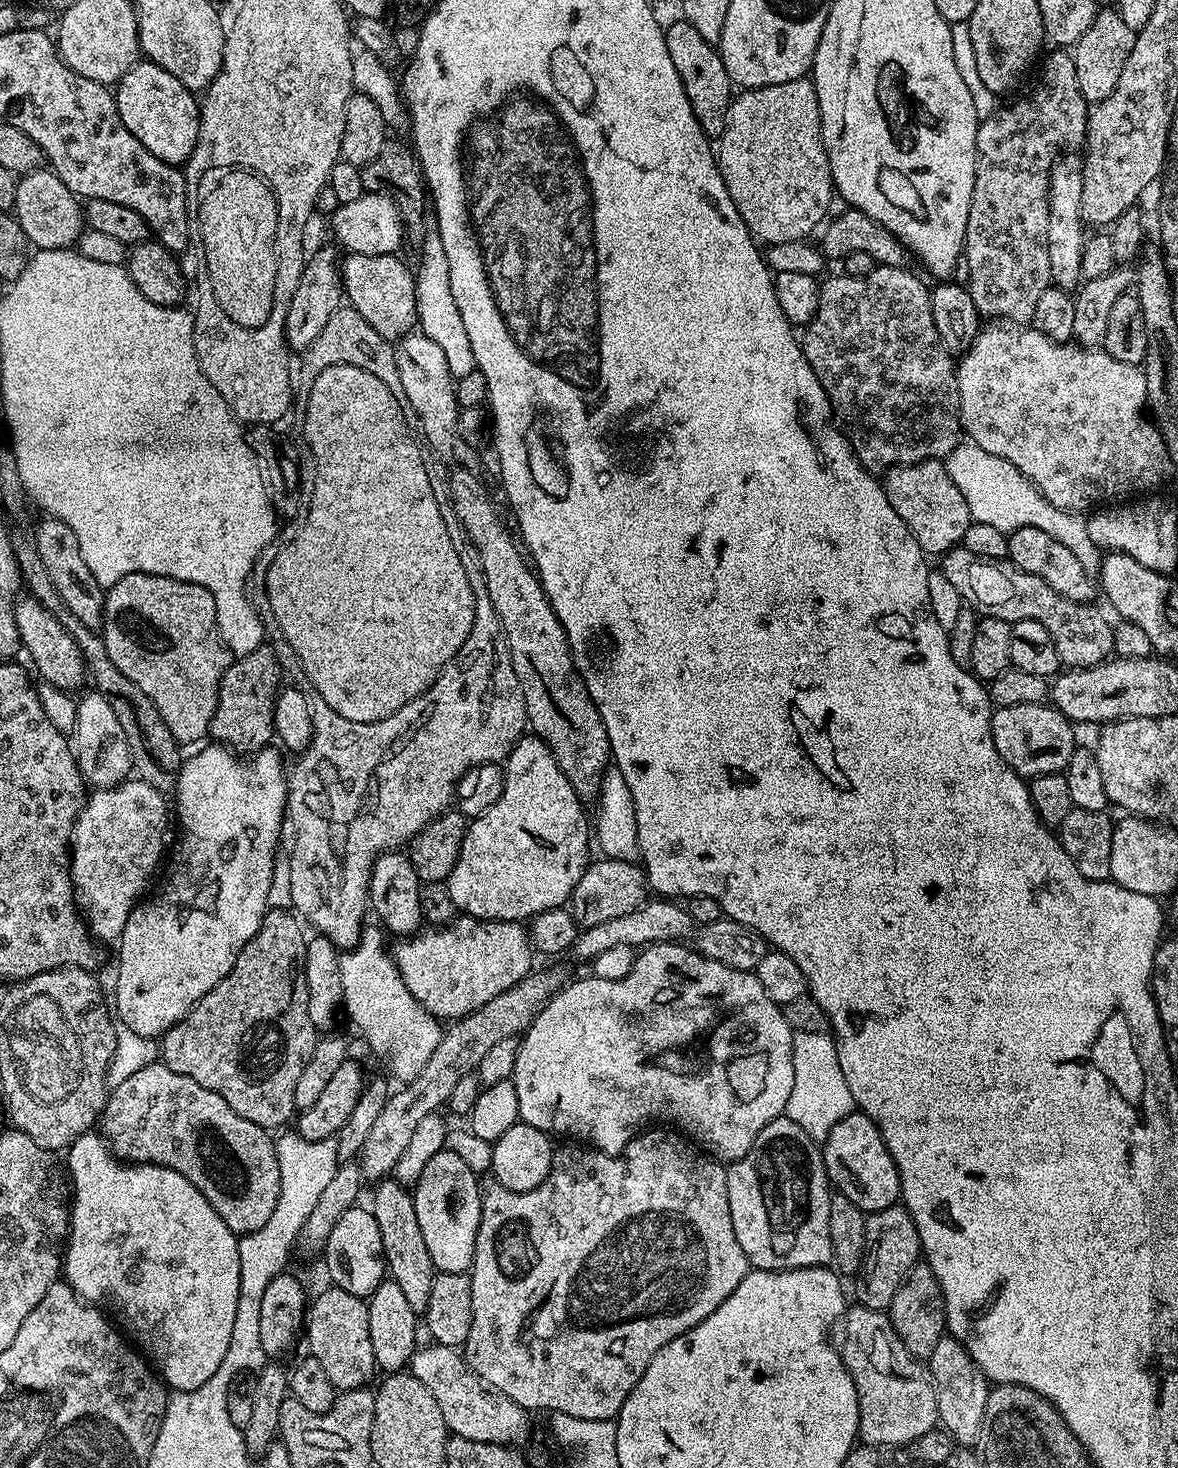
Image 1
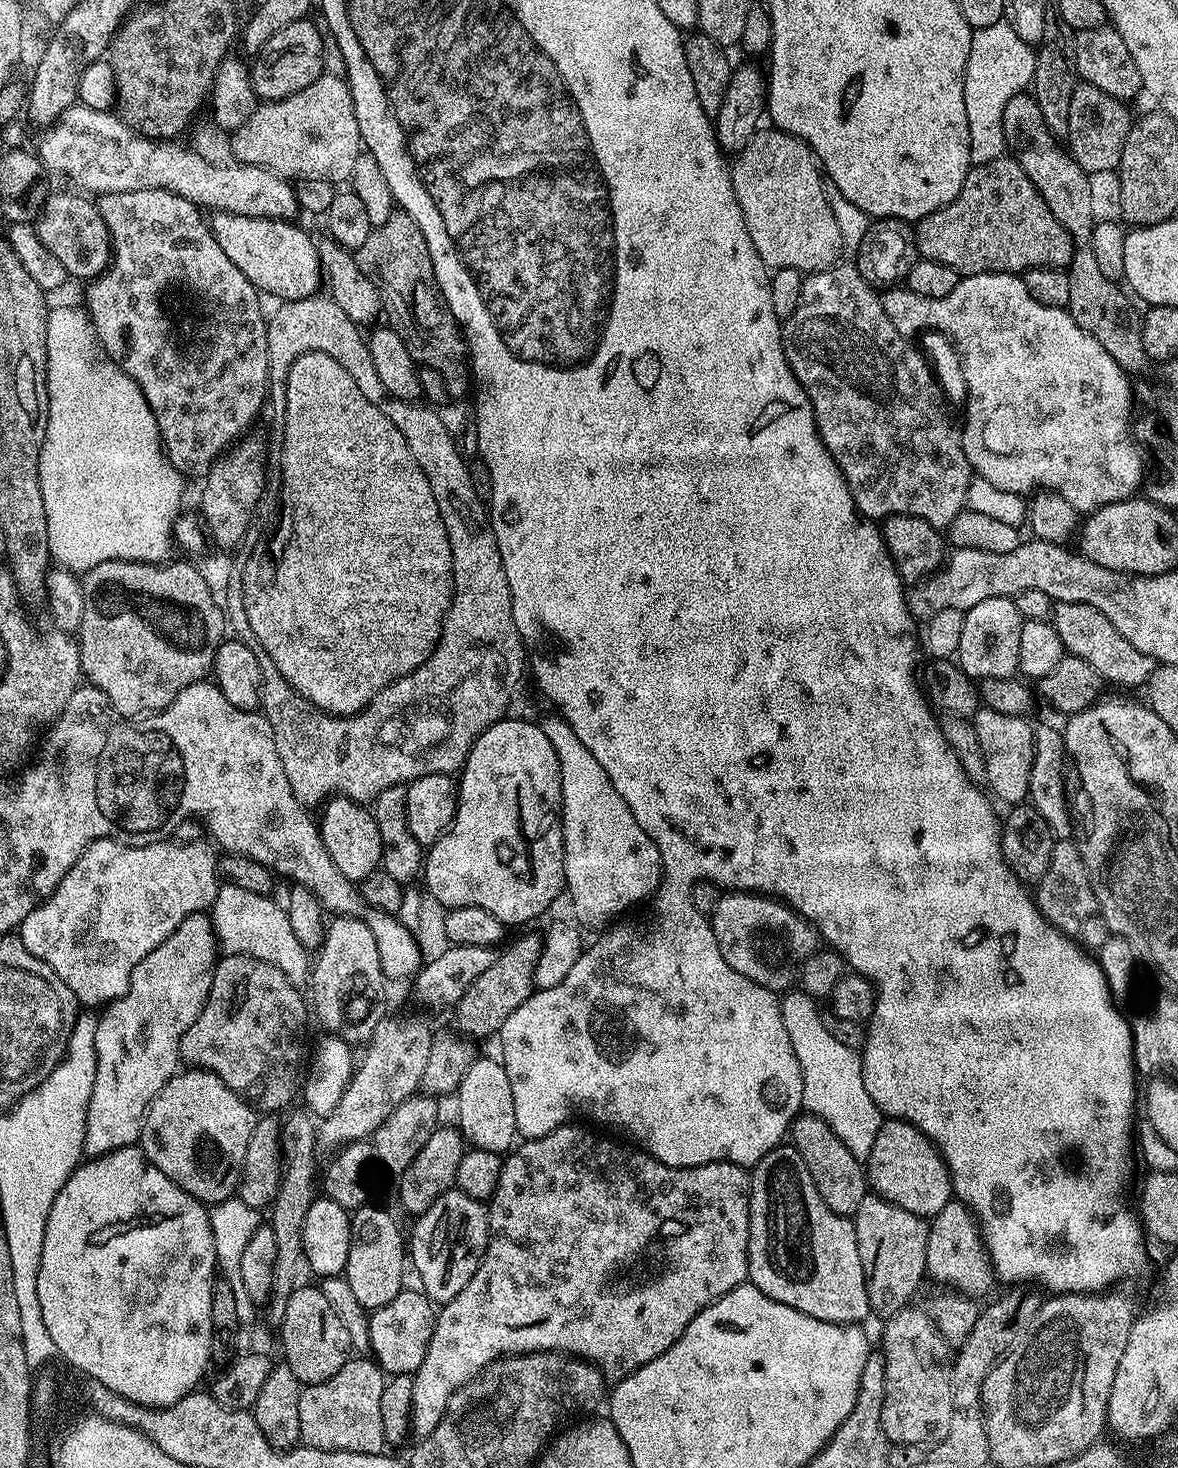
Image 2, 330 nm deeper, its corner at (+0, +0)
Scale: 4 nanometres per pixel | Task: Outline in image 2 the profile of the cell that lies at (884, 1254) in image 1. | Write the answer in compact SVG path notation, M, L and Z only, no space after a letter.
M869 1194L862 1206L858 1206L854 1223L869 1309L881 1318L898 1314L898 1310L913 1303L912 1295L926 1280L924 1267L929 1221L923 1216L910 1214L910 1210L902 1210L902 1206L883 1200L881 1196Z

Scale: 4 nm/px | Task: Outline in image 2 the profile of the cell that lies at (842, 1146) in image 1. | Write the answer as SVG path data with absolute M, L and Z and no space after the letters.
M888 1118L881 1123L878 1138L874 1138L874 1150L870 1150L866 1161L866 1175L875 1195L902 1206L902 1210L910 1210L915 1216L936 1216L954 1196L952 1176L940 1151L907 1120Z

